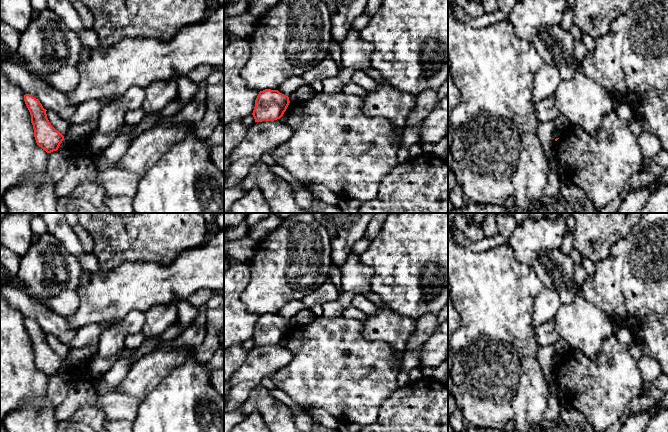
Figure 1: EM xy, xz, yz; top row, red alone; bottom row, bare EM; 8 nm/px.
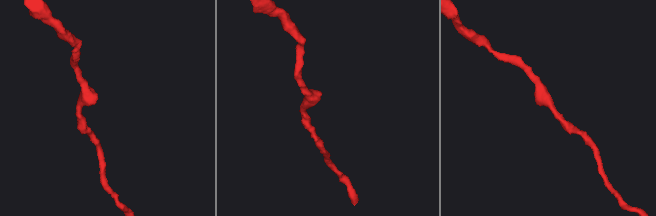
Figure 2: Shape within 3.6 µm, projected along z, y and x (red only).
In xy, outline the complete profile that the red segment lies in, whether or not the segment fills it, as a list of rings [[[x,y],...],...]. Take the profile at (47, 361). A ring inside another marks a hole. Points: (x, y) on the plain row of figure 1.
[[[30,318],[24,319],[24,325],[31,339],[37,369],[47,377],[57,375],[64,364],[64,360],[49,346],[47,334],[43,332],[38,323]]]

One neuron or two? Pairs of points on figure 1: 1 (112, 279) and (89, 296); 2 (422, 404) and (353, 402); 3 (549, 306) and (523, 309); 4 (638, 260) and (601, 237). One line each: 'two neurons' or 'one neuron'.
1: one neuron
2: two neurons
3: two neurons
4: two neurons

